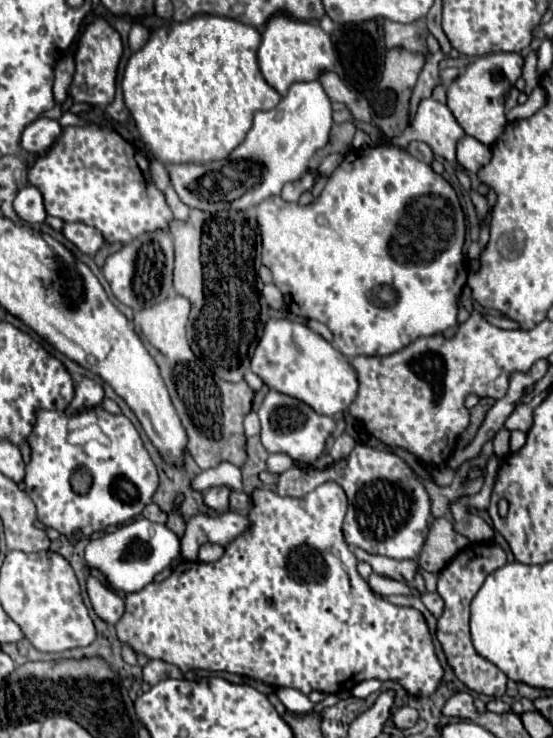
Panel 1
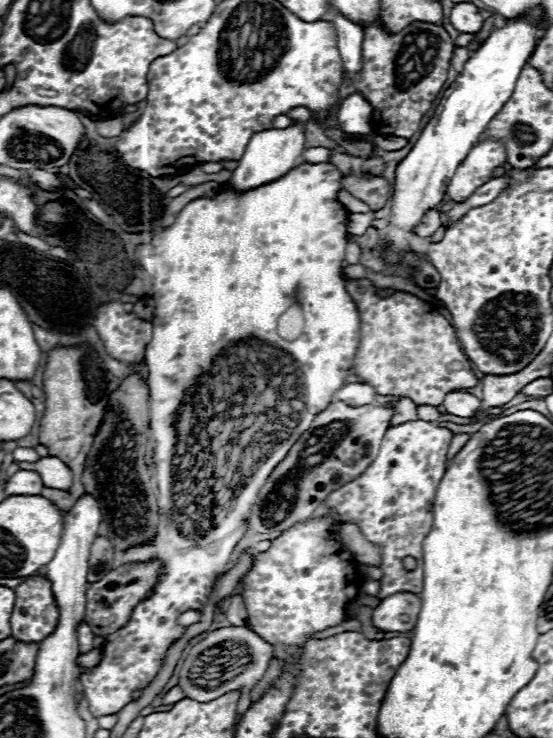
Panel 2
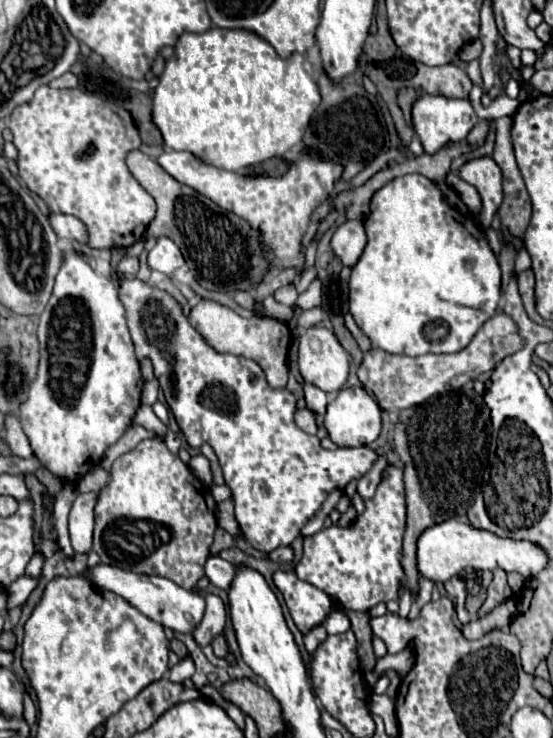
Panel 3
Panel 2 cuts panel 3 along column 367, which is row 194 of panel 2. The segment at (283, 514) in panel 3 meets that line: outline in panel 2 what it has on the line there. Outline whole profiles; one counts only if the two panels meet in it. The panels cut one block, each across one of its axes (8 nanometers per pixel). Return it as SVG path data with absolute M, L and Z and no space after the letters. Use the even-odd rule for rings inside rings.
M482 140L470 152L468 158L458 166L456 174L448 182L446 196L454 202L470 198L484 182L492 178L492 172L506 164L506 150L502 142Z

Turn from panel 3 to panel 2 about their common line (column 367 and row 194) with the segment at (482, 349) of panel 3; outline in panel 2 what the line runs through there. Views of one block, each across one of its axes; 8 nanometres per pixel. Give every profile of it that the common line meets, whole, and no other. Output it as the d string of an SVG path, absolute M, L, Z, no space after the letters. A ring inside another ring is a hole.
M350 172L346 178L342 178L342 186L356 196L358 200L366 202L372 210L378 210L382 206L386 206L392 186L380 178L380 176L360 176Z

